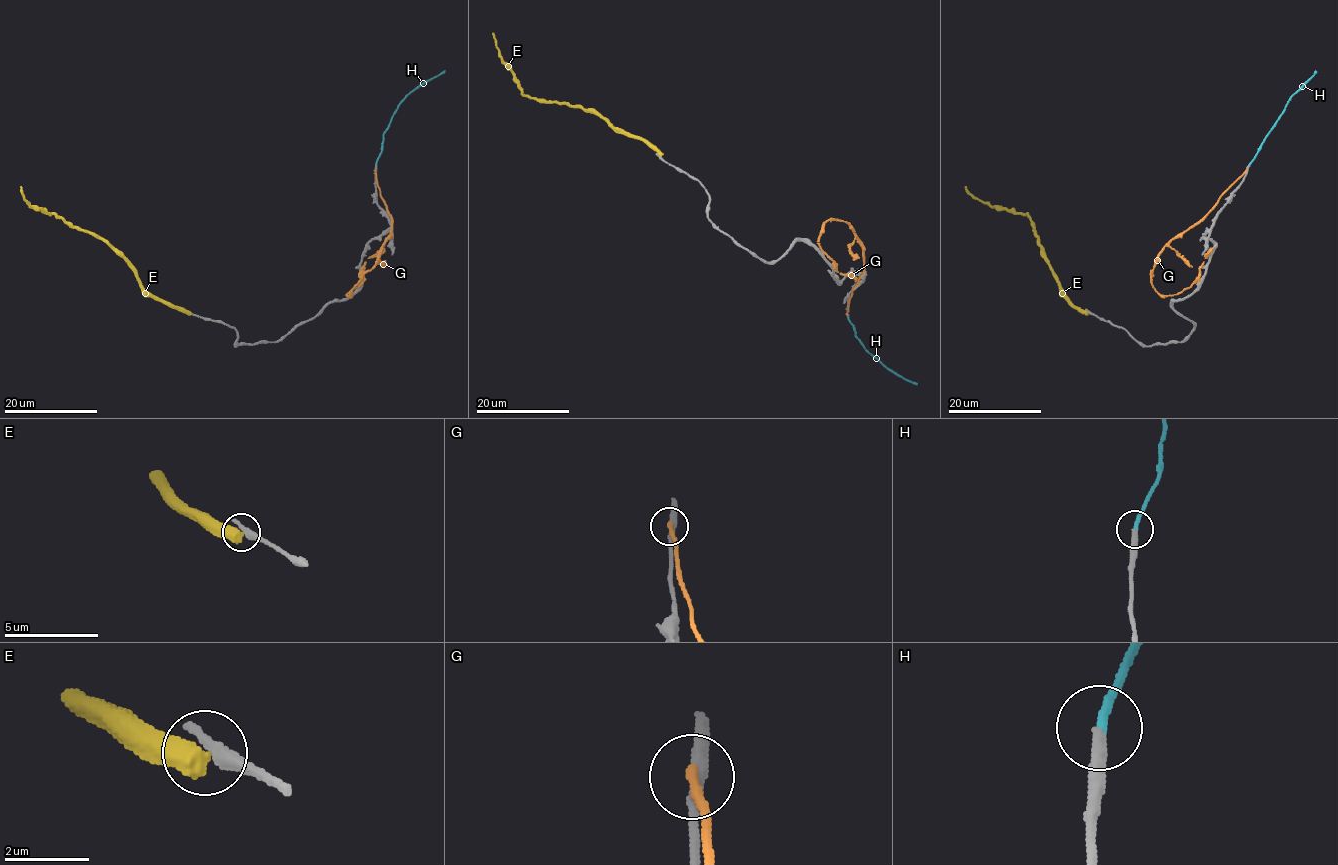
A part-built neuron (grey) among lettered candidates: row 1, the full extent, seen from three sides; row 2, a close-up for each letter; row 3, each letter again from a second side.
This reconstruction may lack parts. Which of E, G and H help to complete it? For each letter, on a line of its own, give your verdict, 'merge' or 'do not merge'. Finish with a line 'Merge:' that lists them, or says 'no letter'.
E: do not merge
G: do not merge
H: merge
Merge: H

